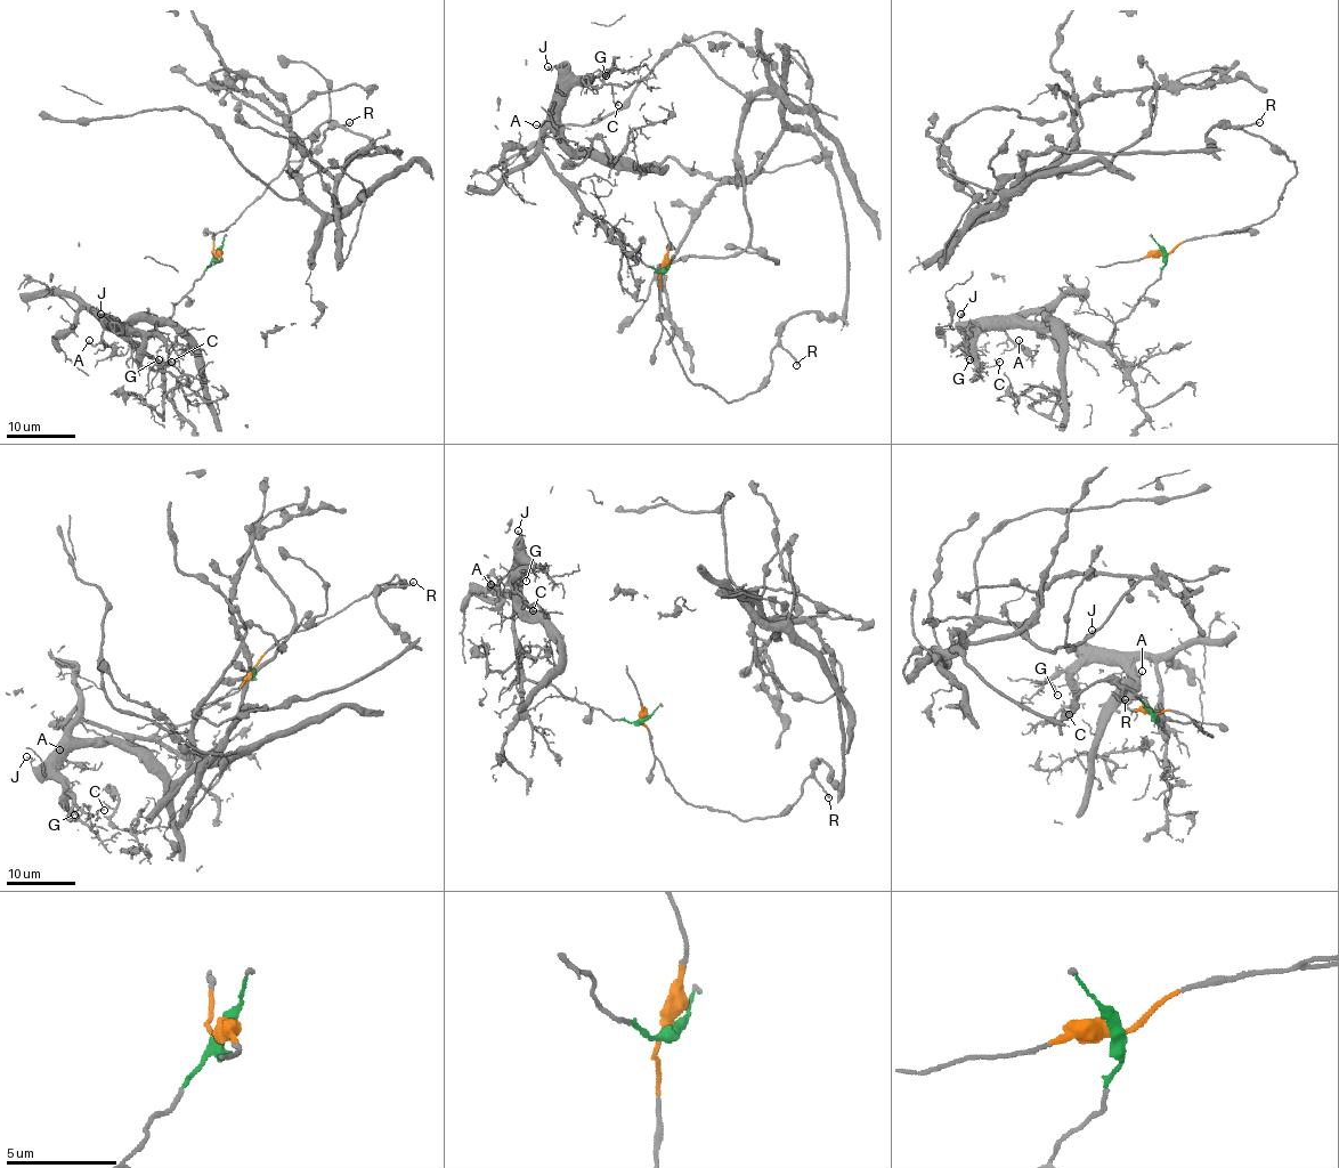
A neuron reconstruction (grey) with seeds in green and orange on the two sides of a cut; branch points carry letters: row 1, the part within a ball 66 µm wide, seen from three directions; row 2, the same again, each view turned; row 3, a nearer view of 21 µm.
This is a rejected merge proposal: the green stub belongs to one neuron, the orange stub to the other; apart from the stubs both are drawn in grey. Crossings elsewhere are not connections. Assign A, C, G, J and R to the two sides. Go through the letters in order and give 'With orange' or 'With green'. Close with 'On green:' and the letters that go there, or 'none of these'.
A: With green
C: With green
G: With green
J: With green
R: With orange
On green: A, C, G, J

